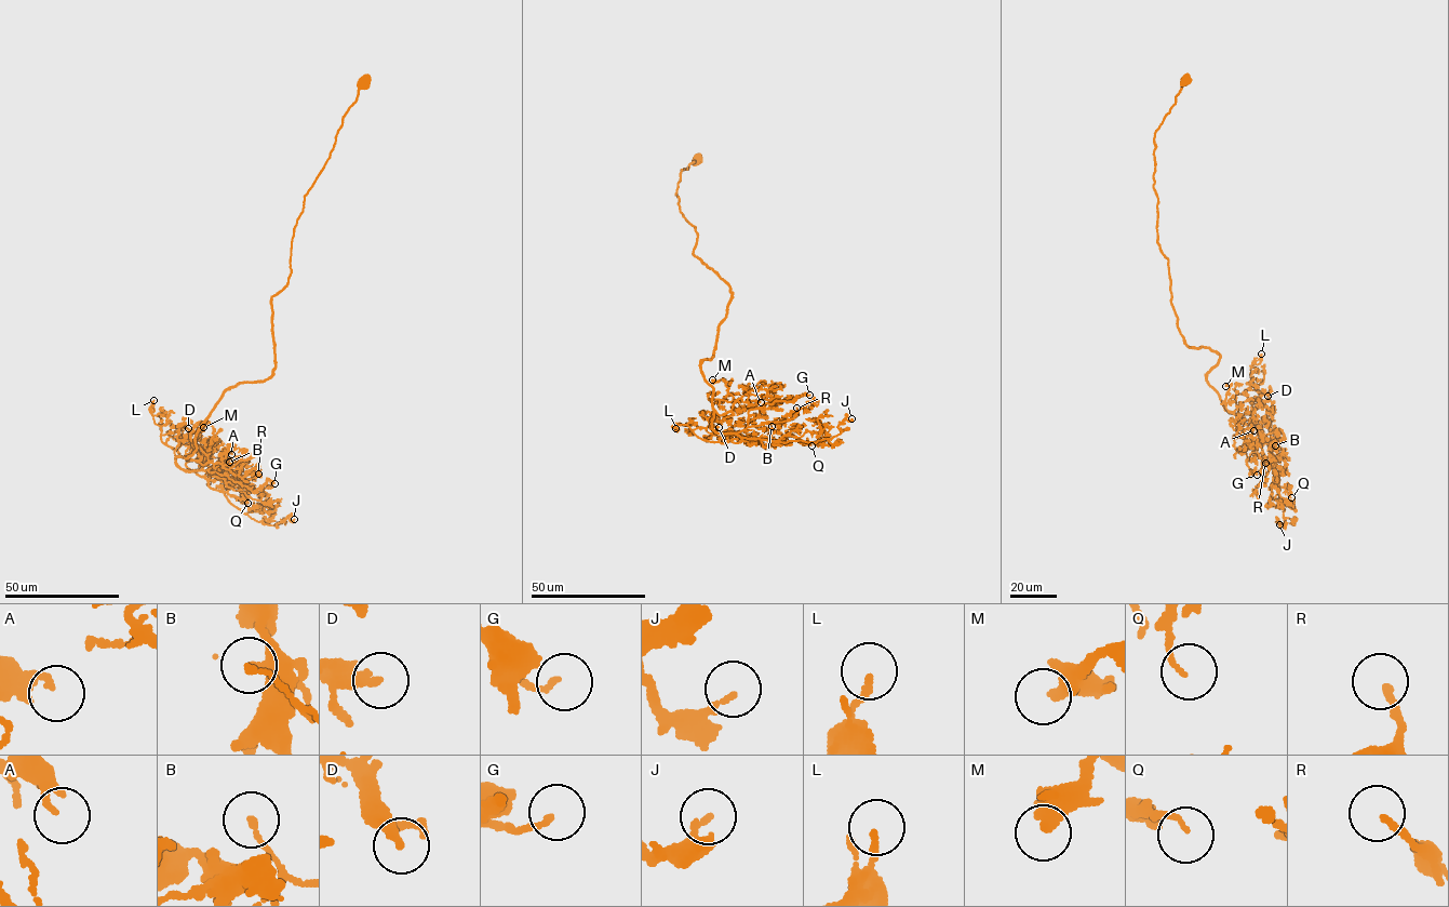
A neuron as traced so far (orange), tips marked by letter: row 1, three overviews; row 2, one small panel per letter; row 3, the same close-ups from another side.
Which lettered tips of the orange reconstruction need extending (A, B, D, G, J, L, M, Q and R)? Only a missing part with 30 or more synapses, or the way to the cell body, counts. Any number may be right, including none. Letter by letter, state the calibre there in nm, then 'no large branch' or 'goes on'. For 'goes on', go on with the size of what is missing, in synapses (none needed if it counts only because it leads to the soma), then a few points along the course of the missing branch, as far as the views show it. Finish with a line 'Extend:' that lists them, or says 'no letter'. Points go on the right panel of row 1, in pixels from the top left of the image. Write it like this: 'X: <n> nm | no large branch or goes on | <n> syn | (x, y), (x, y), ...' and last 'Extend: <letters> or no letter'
A: 180 nm | no large branch
B: 150 nm | no large branch
D: 260 nm | no large branch
G: 140 nm | no large branch
J: 160 nm | no large branch
L: 160 nm | no large branch
M: 280 nm | no large branch
Q: 120 nm | no large branch
R: 180 nm | no large branch
Extend: no letter

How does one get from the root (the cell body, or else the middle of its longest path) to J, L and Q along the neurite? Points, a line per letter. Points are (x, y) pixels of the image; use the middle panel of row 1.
J: (698, 159), (678, 203), (732, 295), (700, 367), (713, 429), (815, 442), (852, 418)
L: (698, 159), (678, 203), (732, 295), (700, 369), (713, 429), (741, 440), (675, 428)
Q: (698, 159), (682, 170), (678, 203), (698, 235), (693, 253), (732, 295), (700, 367), (713, 429), (812, 445)

